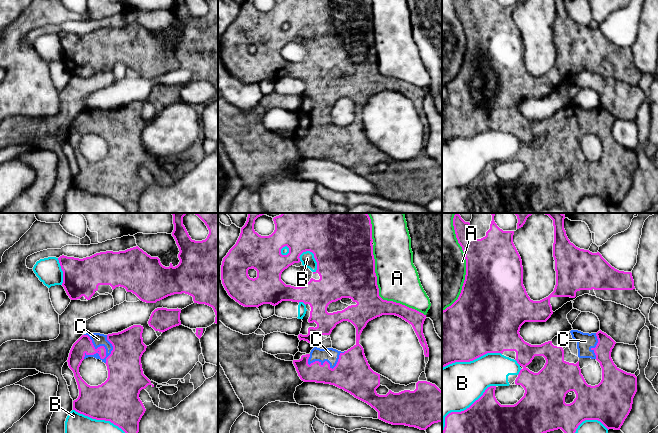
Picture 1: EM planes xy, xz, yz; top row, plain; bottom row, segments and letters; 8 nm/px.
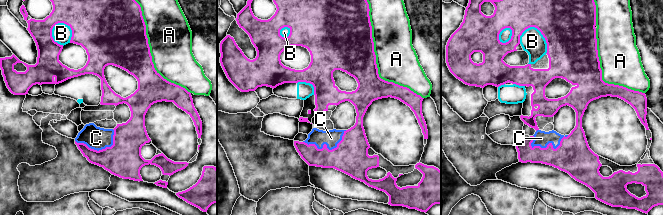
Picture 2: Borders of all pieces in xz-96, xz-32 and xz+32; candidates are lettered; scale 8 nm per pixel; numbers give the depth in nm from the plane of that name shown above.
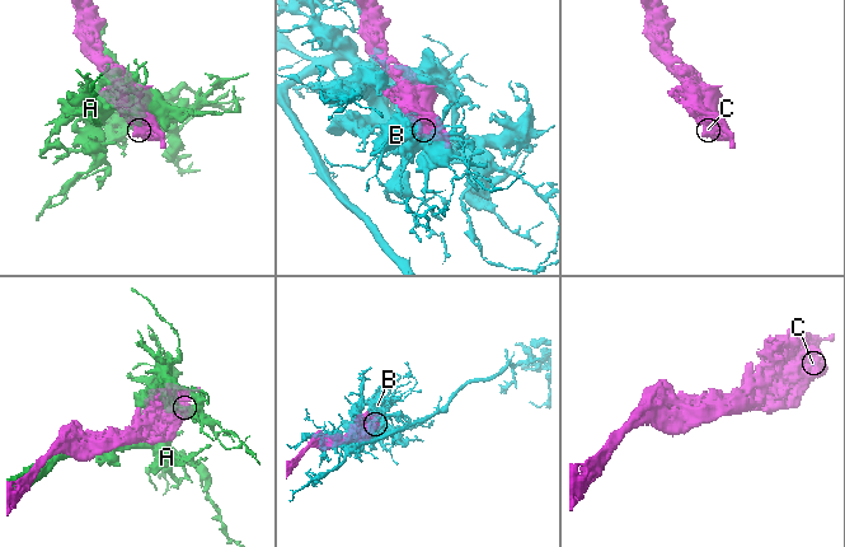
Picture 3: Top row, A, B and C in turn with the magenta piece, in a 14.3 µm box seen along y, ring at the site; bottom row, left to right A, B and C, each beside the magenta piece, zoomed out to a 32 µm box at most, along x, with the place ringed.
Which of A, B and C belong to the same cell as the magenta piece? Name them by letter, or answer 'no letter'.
C

